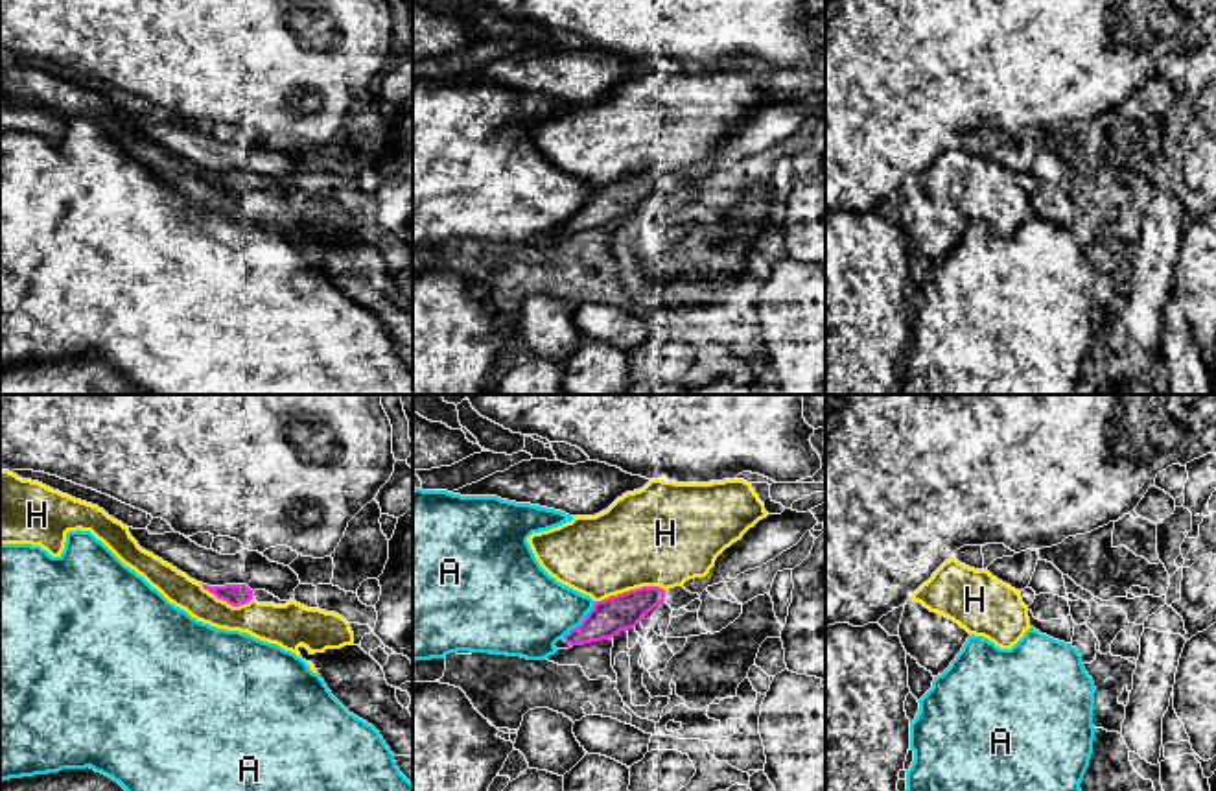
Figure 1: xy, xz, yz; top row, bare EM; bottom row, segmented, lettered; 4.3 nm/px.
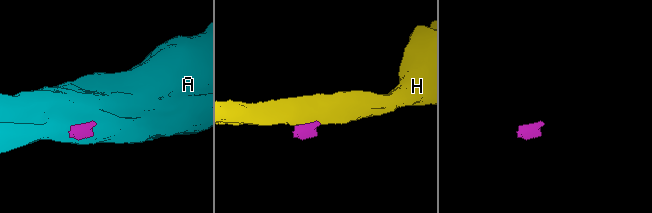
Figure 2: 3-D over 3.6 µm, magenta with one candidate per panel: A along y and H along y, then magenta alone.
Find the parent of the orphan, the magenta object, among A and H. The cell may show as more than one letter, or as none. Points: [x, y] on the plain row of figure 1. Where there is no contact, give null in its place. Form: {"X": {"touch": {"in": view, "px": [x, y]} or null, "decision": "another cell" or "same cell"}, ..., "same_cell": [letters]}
{"A": {"touch": {"in": "xz", "px": [583, 209]}, "decision": "another cell"}, "H": {"touch": {"in": "xz", "px": [629, 177]}, "decision": "another cell"}, "same_cell": []}

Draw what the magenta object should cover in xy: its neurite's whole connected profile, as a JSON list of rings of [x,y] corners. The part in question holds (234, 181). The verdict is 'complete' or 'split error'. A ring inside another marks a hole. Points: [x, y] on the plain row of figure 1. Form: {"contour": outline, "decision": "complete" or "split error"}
{"contour": [[[203,171],[205,177],[208,177],[210,181],[214,181],[217,186],[227,188],[232,194],[240,194],[249,190],[252,184],[258,190],[275,190],[275,192],[286,192],[287,188],[280,188],[278,184],[275,184],[273,181],[265,179],[265,177],[251,177],[247,171],[225,171],[225,173],[208,173]]], "decision": "split error"}

